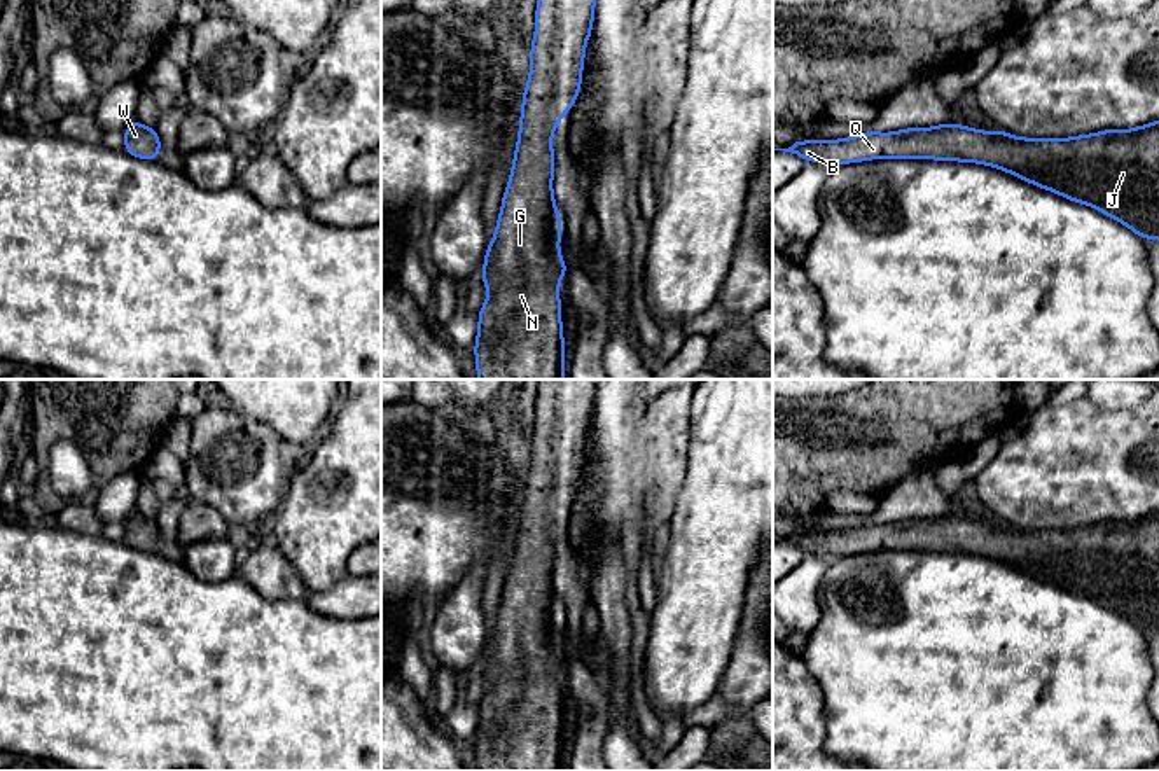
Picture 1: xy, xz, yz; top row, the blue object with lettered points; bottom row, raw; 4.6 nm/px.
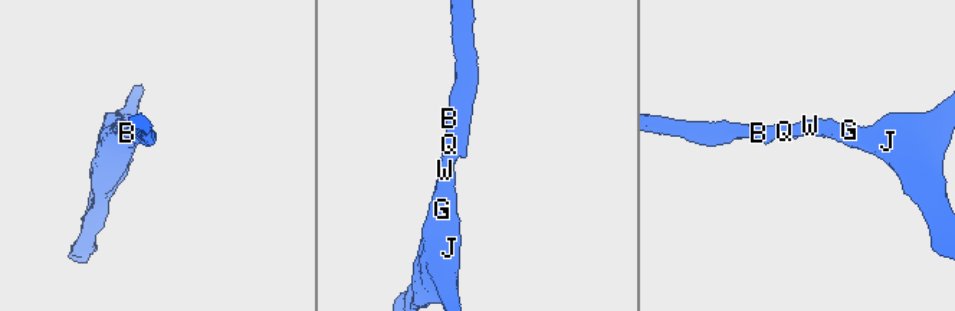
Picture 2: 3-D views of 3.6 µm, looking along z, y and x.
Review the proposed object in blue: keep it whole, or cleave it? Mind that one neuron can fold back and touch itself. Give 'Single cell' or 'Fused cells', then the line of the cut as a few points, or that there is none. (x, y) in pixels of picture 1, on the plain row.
Single cell. No split

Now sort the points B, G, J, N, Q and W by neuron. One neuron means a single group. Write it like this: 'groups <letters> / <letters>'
groups B G J N Q W

